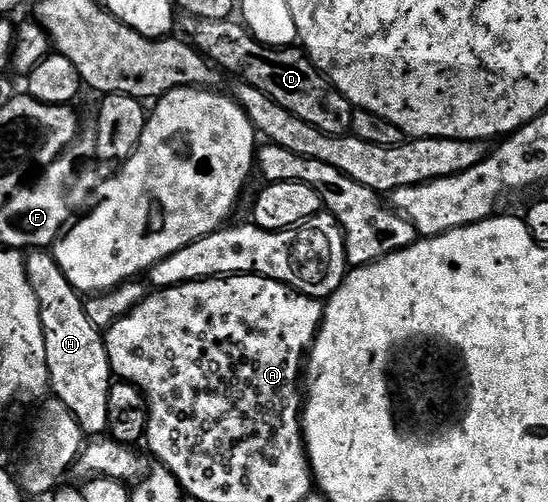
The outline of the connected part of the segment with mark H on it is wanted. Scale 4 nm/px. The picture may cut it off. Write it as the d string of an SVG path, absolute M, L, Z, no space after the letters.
M30 250L25 253L25 257L28 282L32 282L32 294L36 294L40 322L44 330L44 350L50 375L49 391L52 393L53 399L64 402L64 406L68 406L68 410L72 410L76 422L80 422L83 433L87 437L101 437L108 426L108 390L112 383L106 337L99 328L92 326L92 318L88 318L83 297L72 286L72 282L68 282L68 278L64 278L64 270L60 270L53 251Z

